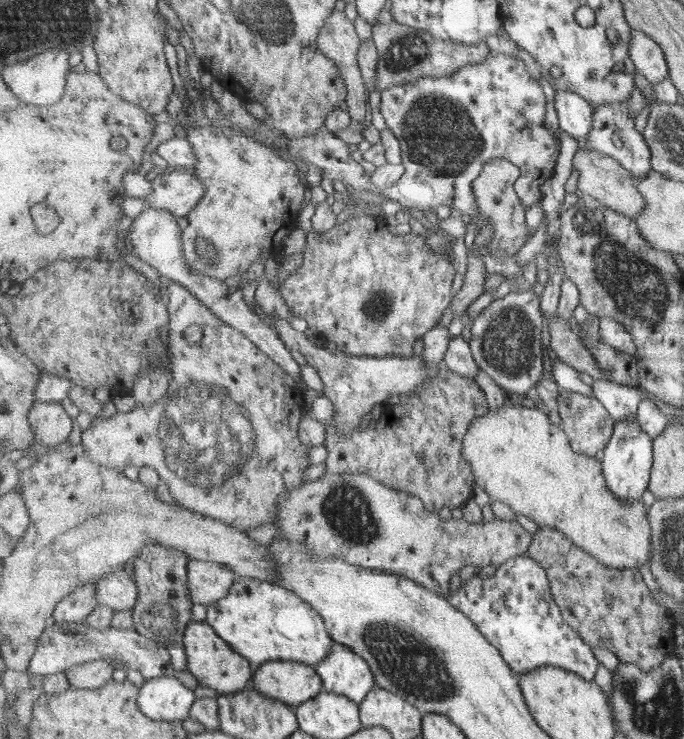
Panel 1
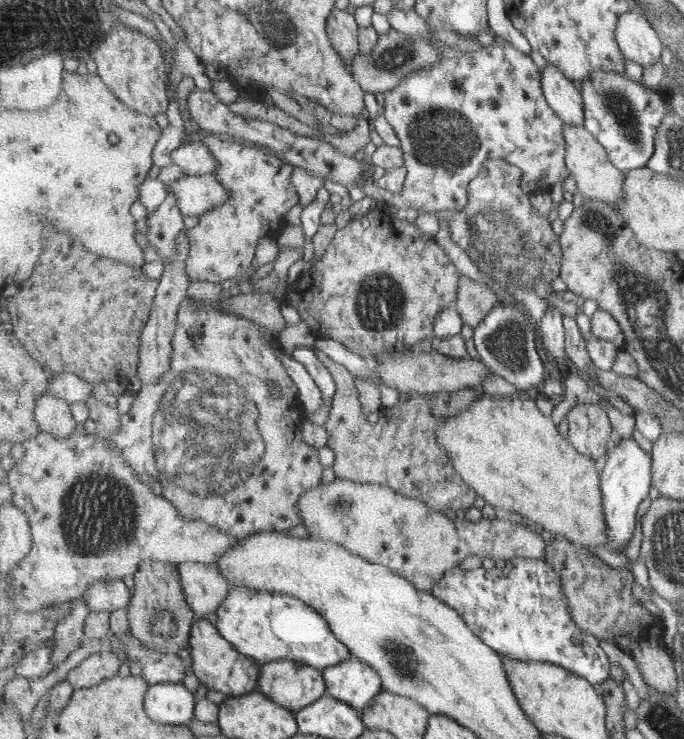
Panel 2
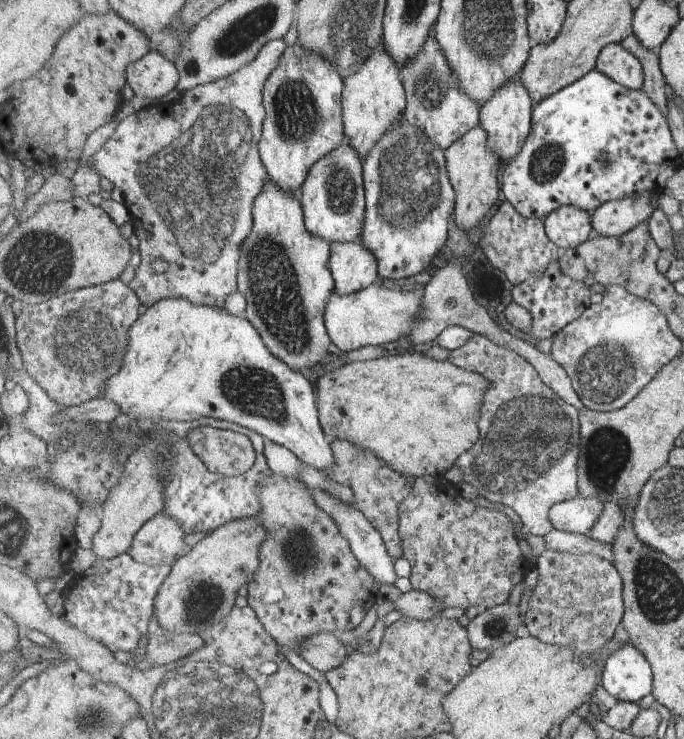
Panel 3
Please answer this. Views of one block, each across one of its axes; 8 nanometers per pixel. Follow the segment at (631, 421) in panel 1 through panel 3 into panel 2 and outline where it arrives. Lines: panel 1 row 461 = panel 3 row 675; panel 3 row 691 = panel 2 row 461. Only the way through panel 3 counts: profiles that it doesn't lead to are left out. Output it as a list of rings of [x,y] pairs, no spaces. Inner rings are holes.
[[[633,437],[623,438],[619,443],[615,444],[609,458],[604,464],[602,471],[601,490],[604,495],[605,521],[609,525],[609,548],[615,552],[620,552],[621,548],[627,548],[630,538],[635,532],[635,522],[637,522],[637,510],[639,504],[649,496],[651,492],[651,484],[653,485],[653,461],[652,456],[647,454],[647,450],[643,450],[637,440]]]

